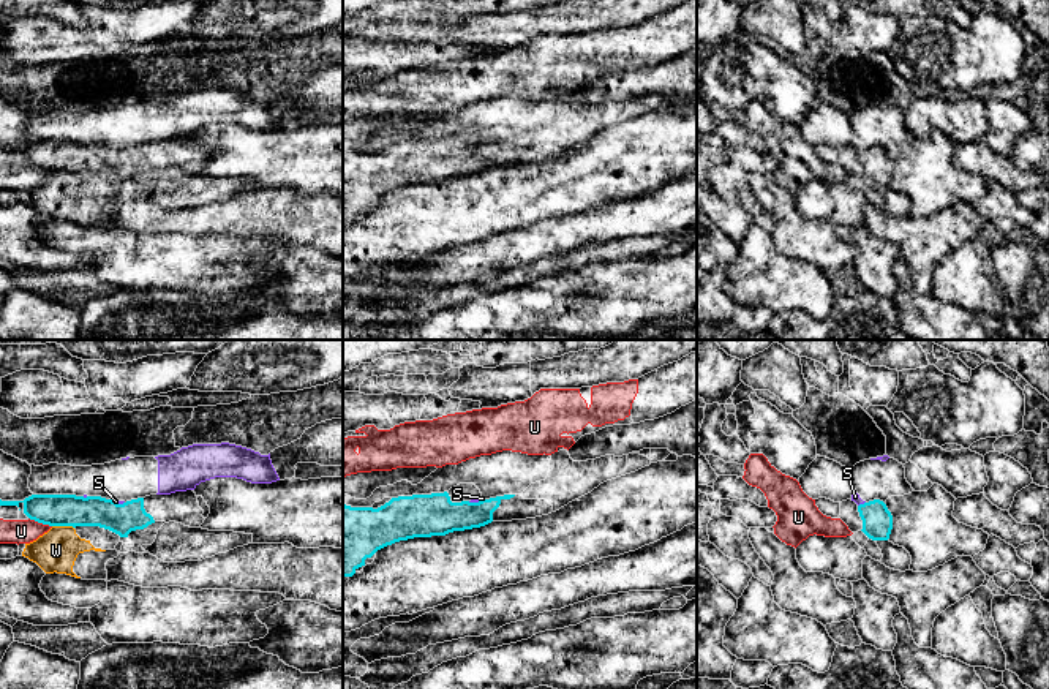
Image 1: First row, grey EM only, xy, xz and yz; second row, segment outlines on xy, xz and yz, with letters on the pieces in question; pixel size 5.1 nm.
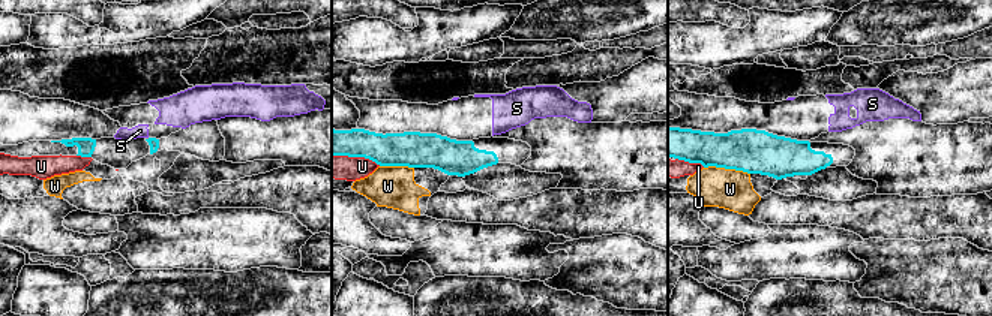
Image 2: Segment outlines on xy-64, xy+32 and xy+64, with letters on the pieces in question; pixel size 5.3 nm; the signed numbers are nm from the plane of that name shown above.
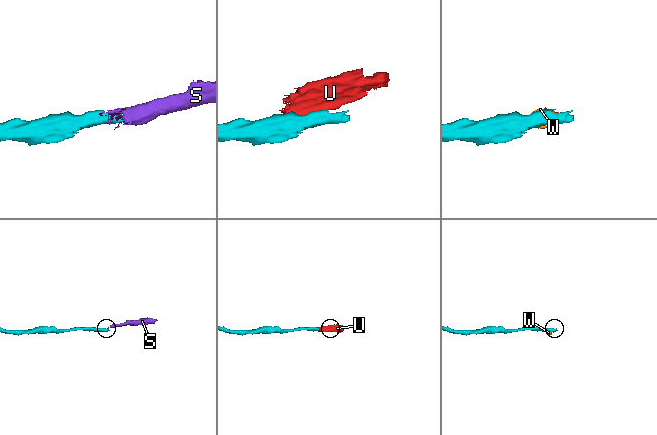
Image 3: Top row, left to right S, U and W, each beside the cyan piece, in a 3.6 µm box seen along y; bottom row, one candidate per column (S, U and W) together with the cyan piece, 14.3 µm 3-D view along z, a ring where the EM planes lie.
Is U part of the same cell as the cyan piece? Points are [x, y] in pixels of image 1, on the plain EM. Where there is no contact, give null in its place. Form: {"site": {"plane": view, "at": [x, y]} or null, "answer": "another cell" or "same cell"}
{"site": {"plane": "xy", "at": [40, 168]}, "answer": "another cell"}

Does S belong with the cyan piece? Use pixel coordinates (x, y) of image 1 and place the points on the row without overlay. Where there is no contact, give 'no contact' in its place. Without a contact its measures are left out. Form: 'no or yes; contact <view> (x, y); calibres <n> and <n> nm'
no; contact xz (474, 149); calibres 220 and 20 nm

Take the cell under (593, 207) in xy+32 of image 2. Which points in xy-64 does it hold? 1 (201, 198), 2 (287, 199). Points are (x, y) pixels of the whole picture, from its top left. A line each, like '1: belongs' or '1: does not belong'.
1: belongs
2: belongs

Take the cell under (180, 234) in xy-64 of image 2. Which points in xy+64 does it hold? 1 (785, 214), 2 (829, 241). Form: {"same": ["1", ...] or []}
{"same": ["2"]}

